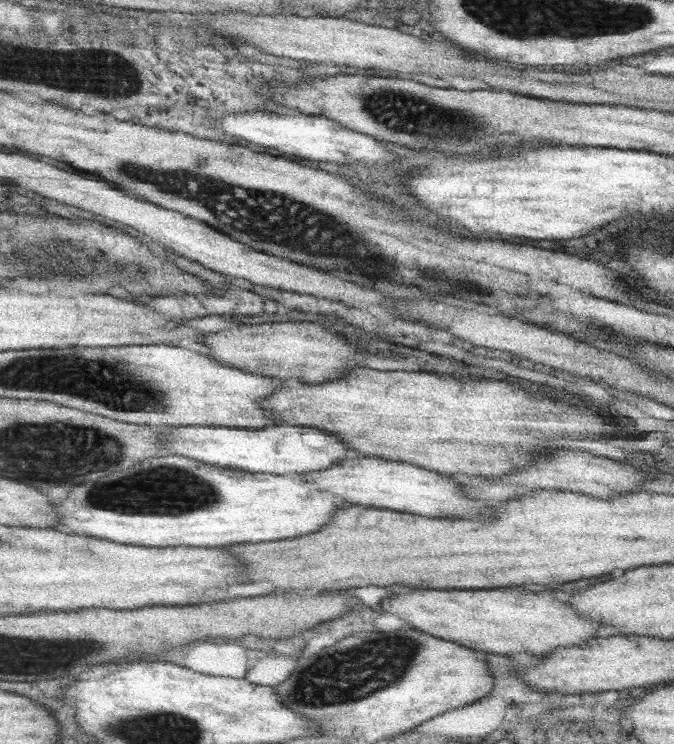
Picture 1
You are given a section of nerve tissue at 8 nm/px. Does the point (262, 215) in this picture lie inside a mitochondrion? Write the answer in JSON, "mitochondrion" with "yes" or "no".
{"mitochondrion":"yes"}

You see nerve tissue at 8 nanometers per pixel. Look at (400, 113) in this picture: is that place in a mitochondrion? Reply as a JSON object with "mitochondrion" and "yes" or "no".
{"mitochondrion":"yes"}

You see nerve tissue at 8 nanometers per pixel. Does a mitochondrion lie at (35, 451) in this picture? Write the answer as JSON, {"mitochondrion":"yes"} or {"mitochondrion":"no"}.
{"mitochondrion":"yes"}

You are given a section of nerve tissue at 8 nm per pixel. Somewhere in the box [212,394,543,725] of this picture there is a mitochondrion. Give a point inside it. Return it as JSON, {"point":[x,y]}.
{"point":[385,662]}

